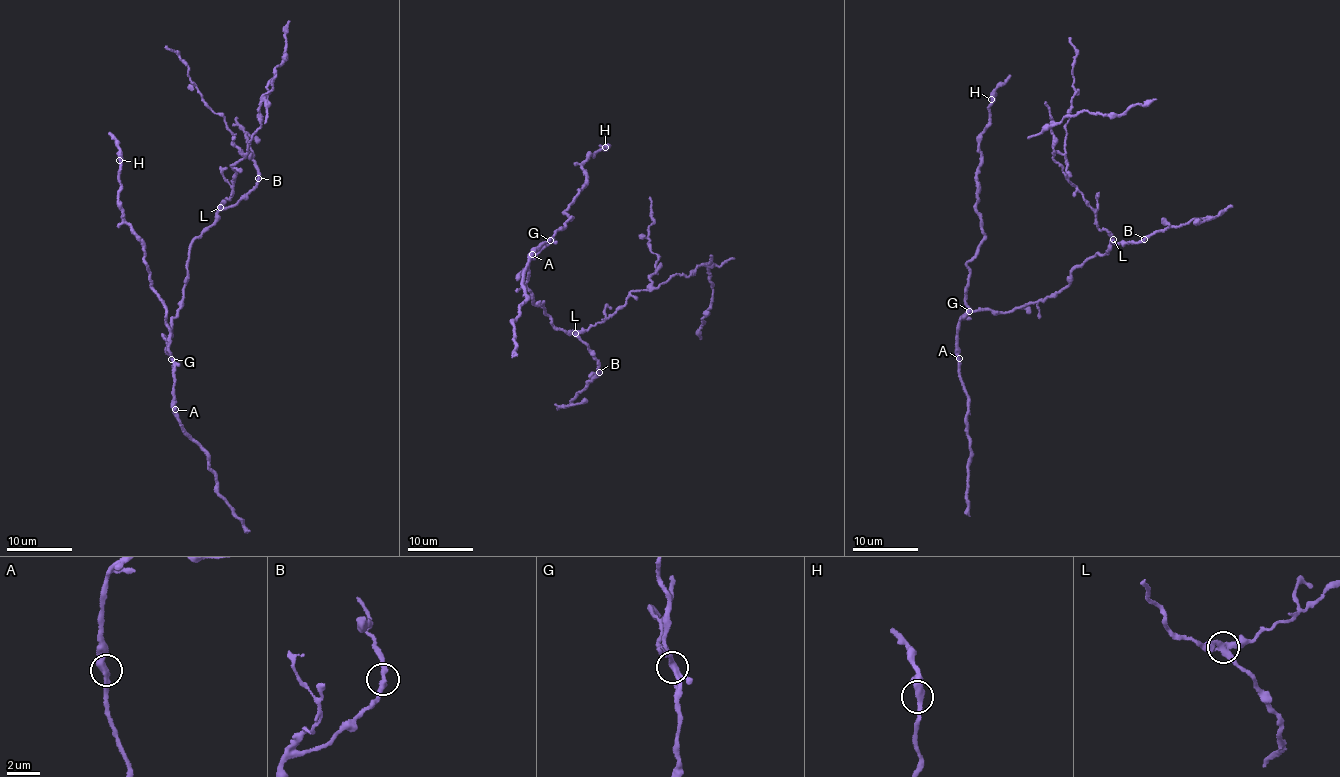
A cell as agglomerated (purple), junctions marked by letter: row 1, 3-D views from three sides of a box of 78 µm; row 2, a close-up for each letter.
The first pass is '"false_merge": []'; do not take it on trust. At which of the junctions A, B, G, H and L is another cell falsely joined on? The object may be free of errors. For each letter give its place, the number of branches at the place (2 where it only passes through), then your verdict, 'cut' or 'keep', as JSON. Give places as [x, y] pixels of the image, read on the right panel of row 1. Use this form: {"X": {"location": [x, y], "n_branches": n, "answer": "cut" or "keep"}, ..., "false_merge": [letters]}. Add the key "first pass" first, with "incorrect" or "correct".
{"first pass": "incorrect", "A": {"location": [959, 358], "n_branches": 2, "answer": "keep"}, "B": {"location": [1144, 239], "n_branches": 2, "answer": "keep"}, "G": {"location": [969, 311], "n_branches": 3, "answer": "keep"}, "H": {"location": [991, 99], "n_branches": 2, "answer": "keep"}, "L": {"location": [1113, 239], "n_branches": 3, "answer": "cut"}, "false_merge": ["L"]}

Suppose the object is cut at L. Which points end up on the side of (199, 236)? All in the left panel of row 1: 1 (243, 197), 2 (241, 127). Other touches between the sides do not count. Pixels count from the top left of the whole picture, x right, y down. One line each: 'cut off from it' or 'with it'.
1: with it
2: with it

